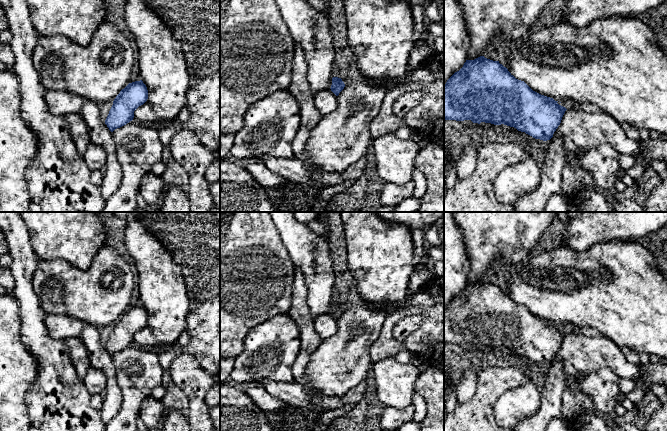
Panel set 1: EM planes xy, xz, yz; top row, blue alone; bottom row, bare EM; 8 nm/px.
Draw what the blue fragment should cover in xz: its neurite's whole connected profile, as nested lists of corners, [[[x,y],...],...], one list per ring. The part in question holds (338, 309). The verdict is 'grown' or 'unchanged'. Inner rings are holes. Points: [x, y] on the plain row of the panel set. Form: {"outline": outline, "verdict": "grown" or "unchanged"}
{"outline": [[[338,301],[332,302],[332,309],[330,313],[336,320],[339,319],[339,317],[344,313],[344,311],[345,311],[345,308],[341,302],[338,302]]], "verdict": "unchanged"}

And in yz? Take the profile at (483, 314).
{"outline": [[[480,280],[474,284],[466,284],[463,291],[455,296],[444,309],[444,344],[481,346],[494,349],[507,349],[525,356],[535,363],[550,364],[561,347],[567,334],[553,322],[533,315],[524,305],[516,303],[506,291],[499,287]]], "verdict": "unchanged"}

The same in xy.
{"outline": [[[142,304],[129,307],[113,325],[105,344],[111,356],[120,352],[134,342],[134,335],[148,323],[148,314]]], "verdict": "unchanged"}

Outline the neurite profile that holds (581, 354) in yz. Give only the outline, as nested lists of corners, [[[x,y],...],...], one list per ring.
[[[567,333],[553,361],[563,363],[564,380],[603,368],[610,368],[620,378],[632,379],[640,375],[640,366],[629,362],[620,347],[603,335]]]

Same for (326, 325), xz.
[[[331,313],[322,314],[314,319],[314,327],[322,340],[332,337],[337,332],[338,321]]]

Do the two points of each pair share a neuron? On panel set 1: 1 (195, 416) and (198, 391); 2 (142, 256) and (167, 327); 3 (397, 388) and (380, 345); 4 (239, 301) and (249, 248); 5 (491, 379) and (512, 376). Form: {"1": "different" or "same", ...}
{"1": "same", "2": "same", "3": "different", "4": "same", "5": "same"}

